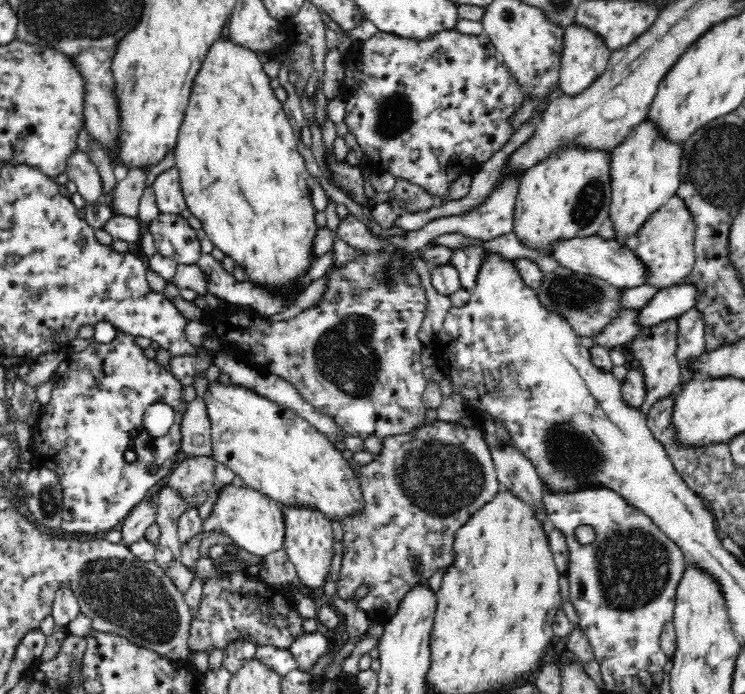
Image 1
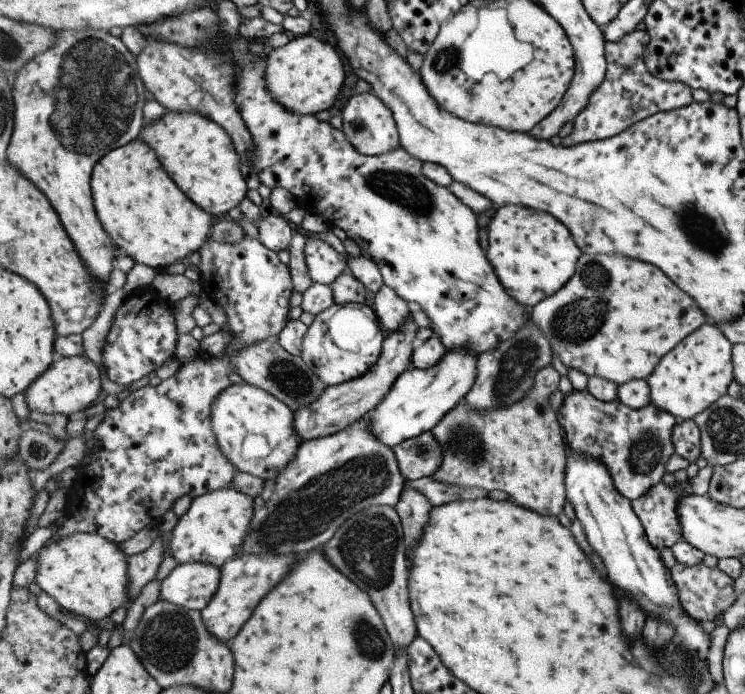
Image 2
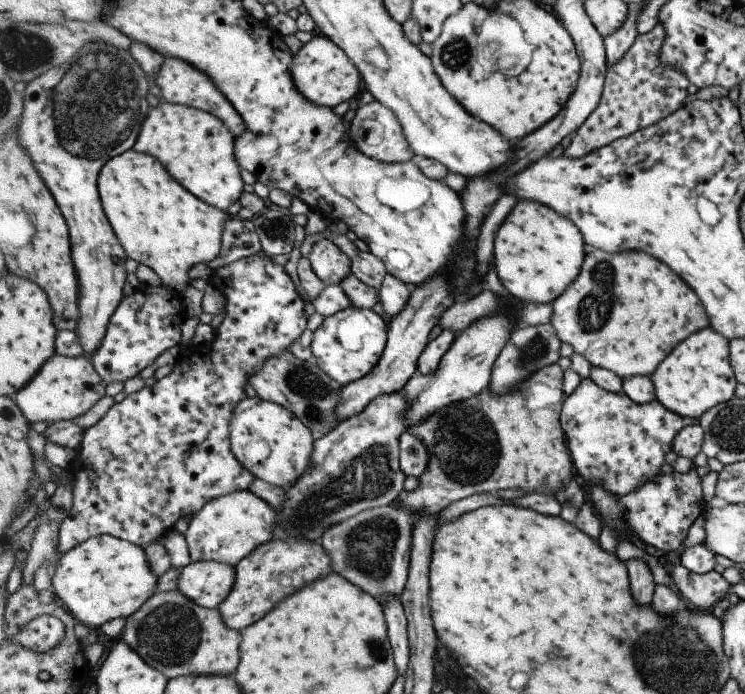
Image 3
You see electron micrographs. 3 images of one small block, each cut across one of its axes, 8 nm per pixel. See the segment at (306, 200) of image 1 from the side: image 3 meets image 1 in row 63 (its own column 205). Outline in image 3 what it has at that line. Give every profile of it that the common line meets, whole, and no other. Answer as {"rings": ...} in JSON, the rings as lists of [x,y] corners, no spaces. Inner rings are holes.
{"rings":[[[133,148],[109,161],[100,176],[100,194],[105,212],[129,258],[153,268],[161,276],[163,285],[171,289],[188,286],[189,270],[196,264],[215,260],[224,249],[225,225],[229,222],[230,214],[197,198],[152,154]]]}

